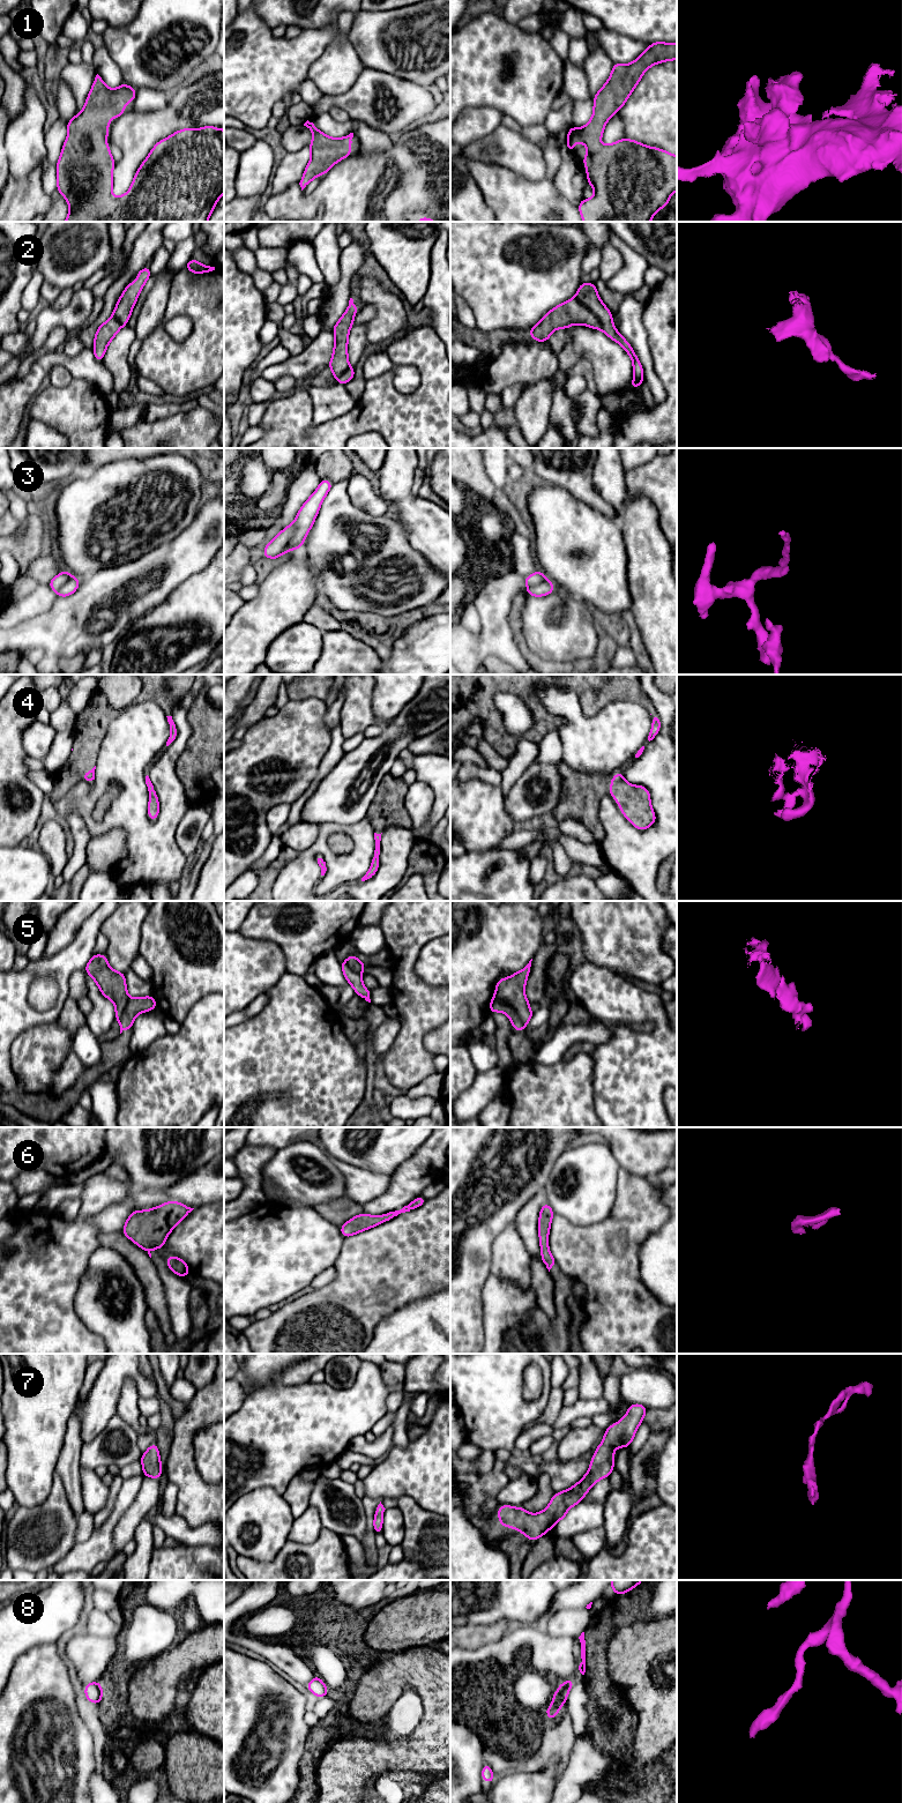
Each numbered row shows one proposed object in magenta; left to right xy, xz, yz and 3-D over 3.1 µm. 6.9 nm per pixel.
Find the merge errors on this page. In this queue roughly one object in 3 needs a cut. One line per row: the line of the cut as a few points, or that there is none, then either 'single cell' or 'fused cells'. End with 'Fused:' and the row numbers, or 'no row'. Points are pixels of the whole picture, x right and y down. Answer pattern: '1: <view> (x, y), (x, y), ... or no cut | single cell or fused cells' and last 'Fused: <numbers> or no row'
1: no cut | single cell
2: yz (574, 297), (596, 317), (602, 329) | fused cells
3: xz (293, 523), (293, 534), (285, 550) | fused cells
4: no cut | single cell
5: yz (494, 993), (513, 1008), (524, 1026) | fused cells
6: no cut | single cell
7: no cut | single cell
8: no cut | single cell
Fused: 2, 3, 5

